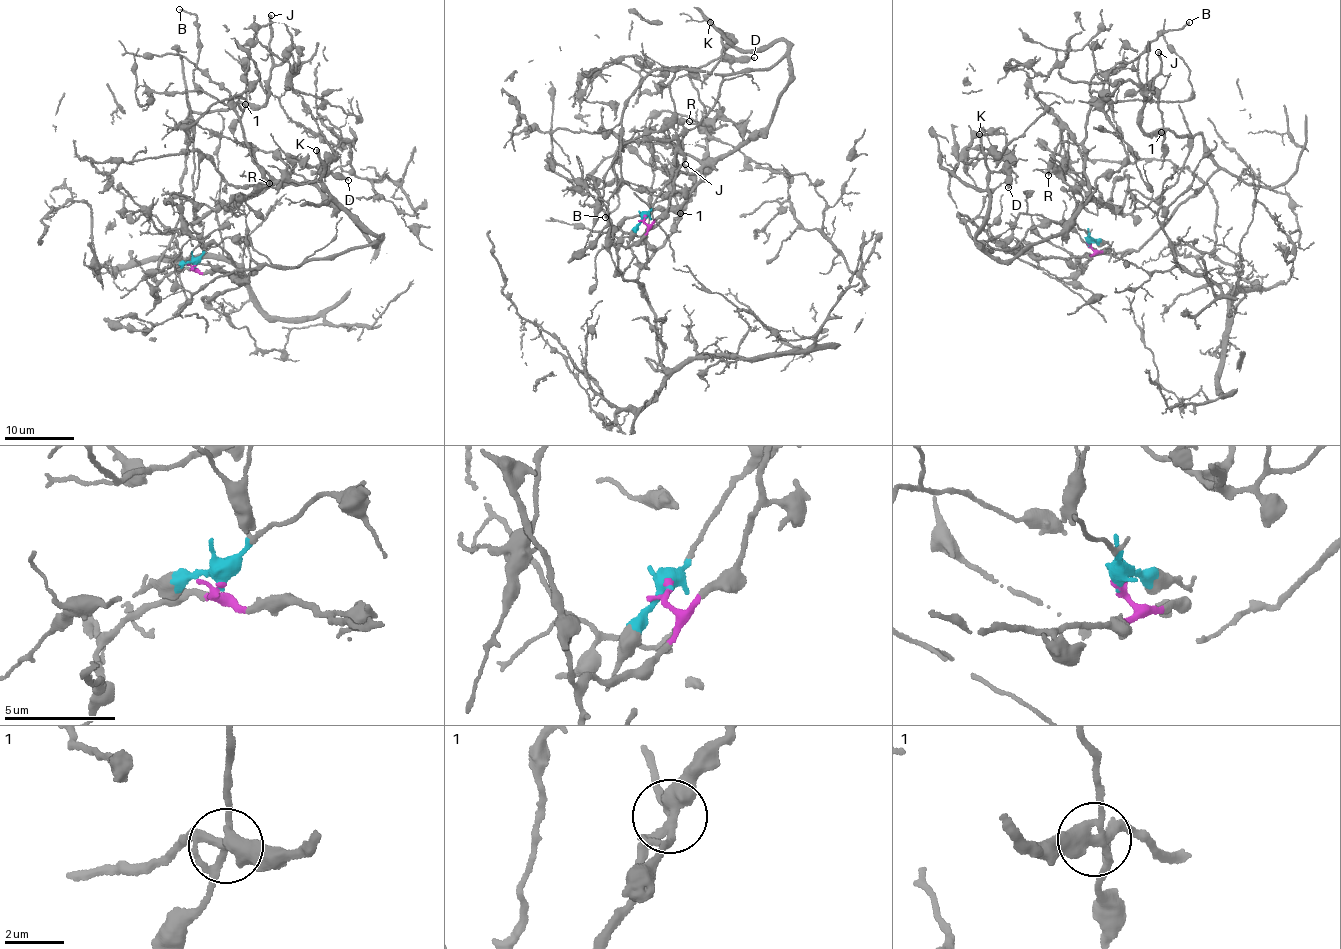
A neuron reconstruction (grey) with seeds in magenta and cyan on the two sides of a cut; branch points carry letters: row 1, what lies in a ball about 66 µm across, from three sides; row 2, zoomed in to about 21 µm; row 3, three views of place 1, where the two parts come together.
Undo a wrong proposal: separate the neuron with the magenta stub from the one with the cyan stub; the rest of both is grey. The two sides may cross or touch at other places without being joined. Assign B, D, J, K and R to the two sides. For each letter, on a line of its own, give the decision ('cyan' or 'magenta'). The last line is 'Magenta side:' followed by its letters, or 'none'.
B: cyan
D: cyan
J: magenta
K: cyan
R: cyan
Magenta side: J

